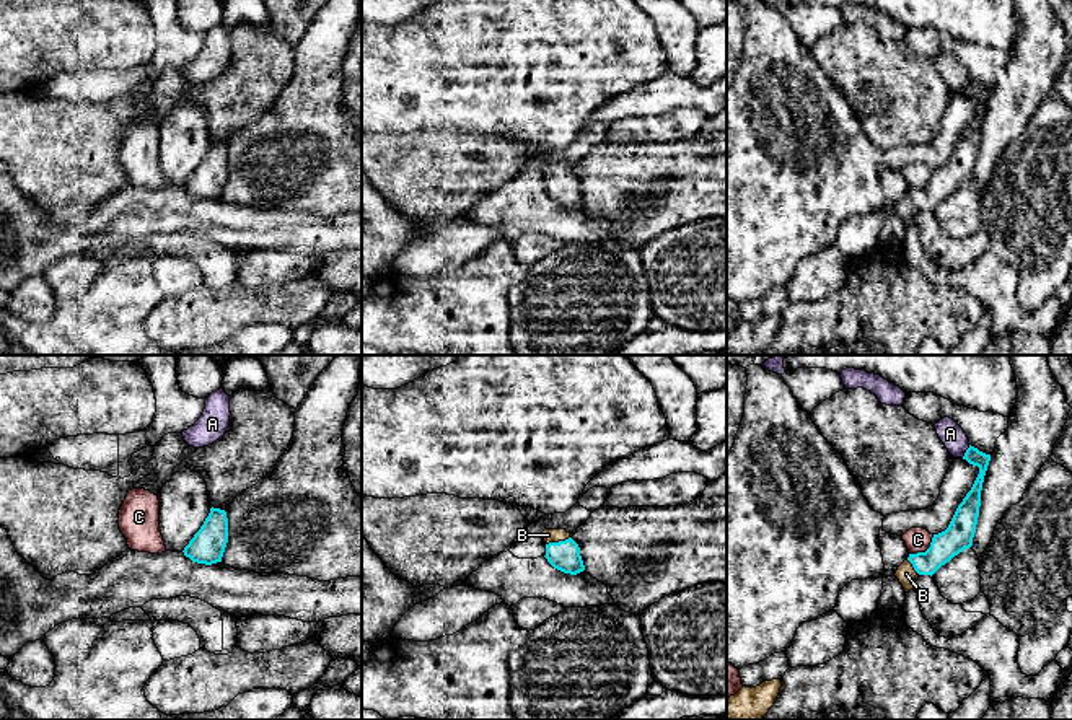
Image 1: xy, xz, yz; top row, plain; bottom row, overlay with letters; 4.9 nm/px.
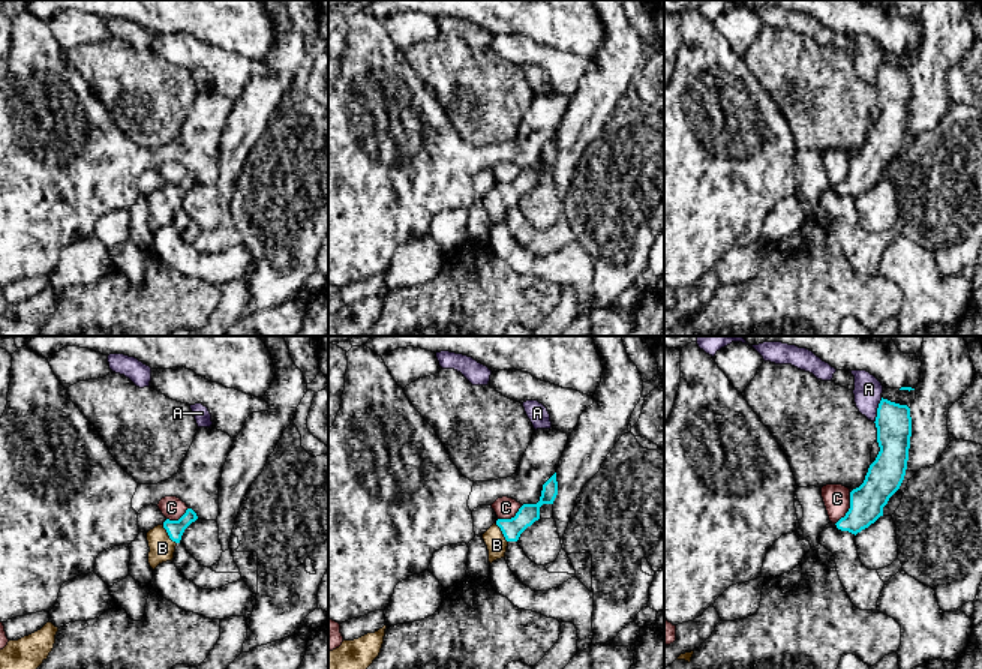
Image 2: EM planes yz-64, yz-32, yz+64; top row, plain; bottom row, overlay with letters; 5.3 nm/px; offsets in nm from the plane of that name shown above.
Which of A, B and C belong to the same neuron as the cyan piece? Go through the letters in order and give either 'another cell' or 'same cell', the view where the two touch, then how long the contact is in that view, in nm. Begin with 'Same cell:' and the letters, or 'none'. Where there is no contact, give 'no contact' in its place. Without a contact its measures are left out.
Same cell: B
A: another cell | yz | 80 nm
B: same cell | xz | 130 nm
C: another cell | yz | 160 nm

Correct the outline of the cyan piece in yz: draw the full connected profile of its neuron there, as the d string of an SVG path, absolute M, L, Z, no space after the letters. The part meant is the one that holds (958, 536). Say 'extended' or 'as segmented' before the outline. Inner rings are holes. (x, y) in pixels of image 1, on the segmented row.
extended; M969 445L963 459L978 466L979 474L971 490L958 505L948 528L934 534L930 547L925 552L909 554L909 557L898 567L894 577L899 580L906 593L914 590L914 578L917 573L932 577L942 565L973 546L981 507L981 490L991 454Z

